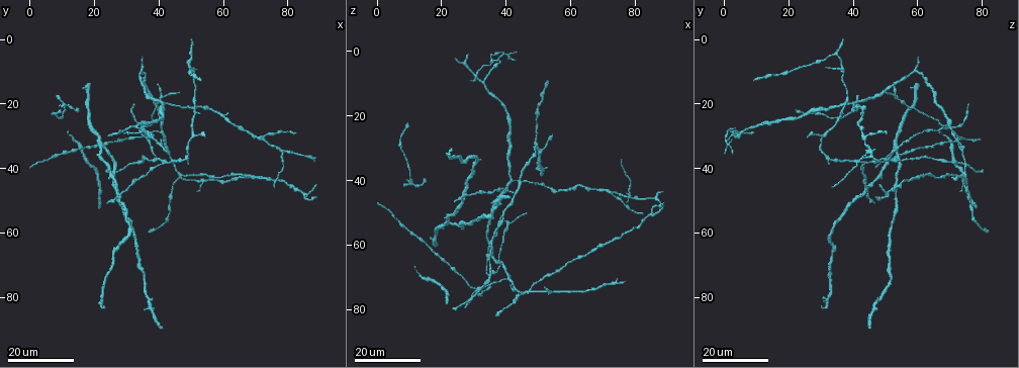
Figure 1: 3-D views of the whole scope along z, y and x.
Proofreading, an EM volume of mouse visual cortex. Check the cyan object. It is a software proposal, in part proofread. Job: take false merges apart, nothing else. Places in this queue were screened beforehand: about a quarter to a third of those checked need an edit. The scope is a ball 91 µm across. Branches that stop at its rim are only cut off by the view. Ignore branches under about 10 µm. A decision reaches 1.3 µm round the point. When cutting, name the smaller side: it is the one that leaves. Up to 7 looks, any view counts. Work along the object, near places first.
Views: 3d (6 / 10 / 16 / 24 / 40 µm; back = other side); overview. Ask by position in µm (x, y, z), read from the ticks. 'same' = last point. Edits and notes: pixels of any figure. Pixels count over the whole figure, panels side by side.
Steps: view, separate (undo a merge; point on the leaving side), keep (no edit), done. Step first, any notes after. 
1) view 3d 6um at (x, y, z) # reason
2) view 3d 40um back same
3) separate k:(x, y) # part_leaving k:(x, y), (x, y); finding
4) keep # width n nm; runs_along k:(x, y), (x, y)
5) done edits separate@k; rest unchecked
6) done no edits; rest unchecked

view 3d 24um at (42.0, 38.0, 44.0) # branch point

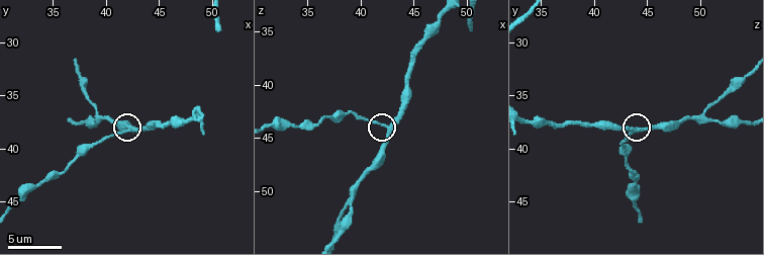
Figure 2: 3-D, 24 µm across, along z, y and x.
view 3d 10um at (42.8, 38.2, 44.0)

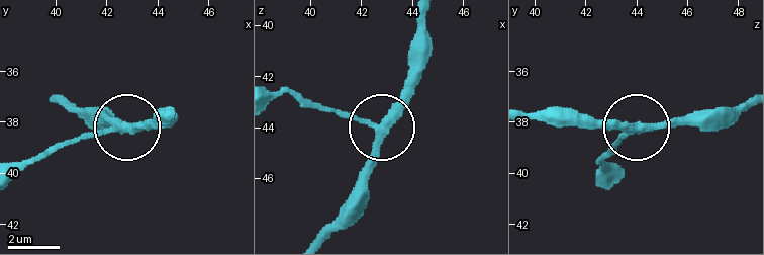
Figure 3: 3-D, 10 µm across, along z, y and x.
view 3d 6um at (42.7, 38.2, 44.0)

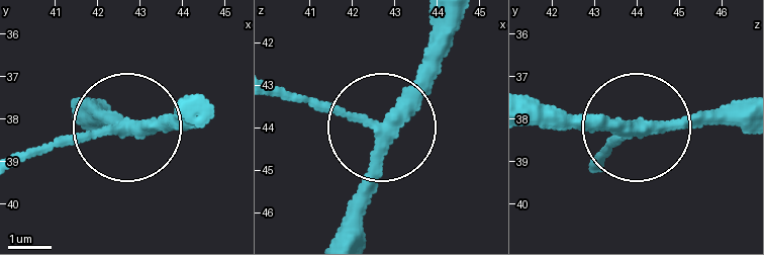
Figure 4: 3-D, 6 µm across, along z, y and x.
keep # width 280 nm; one cell here

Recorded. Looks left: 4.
view 3d 16um at (79.0, 35.0, 45.0)

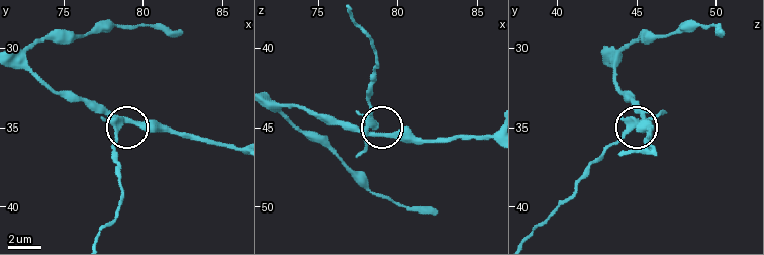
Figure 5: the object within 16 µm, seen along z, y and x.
view 3d 10um same # zoom in

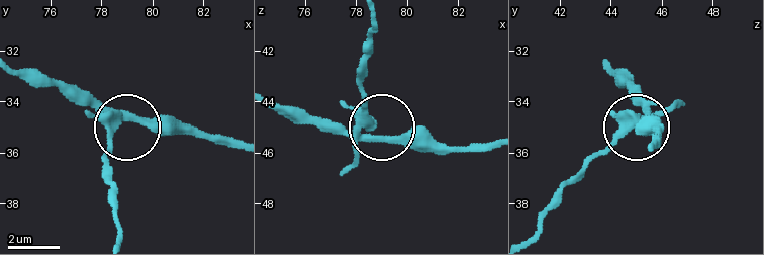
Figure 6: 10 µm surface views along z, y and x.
view 3d 10um back same

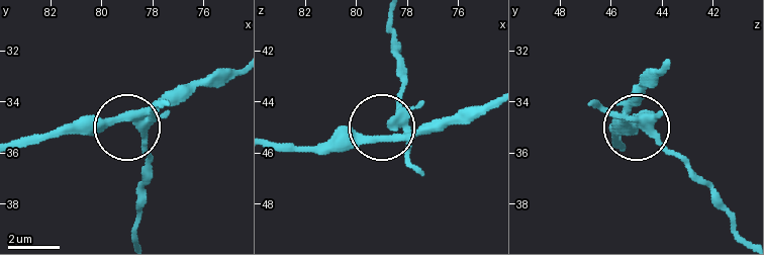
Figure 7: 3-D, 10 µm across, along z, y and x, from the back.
keep # side_arm 12 um; runs_along 7:(231, 70), (180, 87), (136, 124), (58, 129); continuous, no second cell

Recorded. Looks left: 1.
done no edits; rest unchecked

